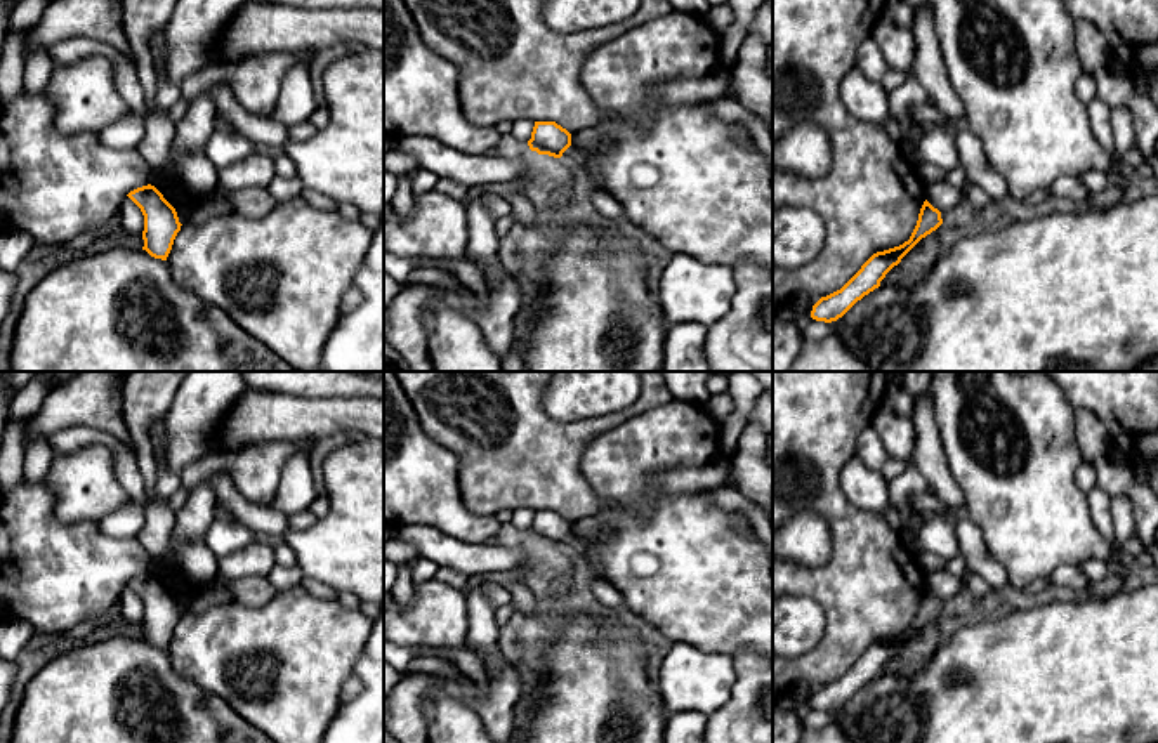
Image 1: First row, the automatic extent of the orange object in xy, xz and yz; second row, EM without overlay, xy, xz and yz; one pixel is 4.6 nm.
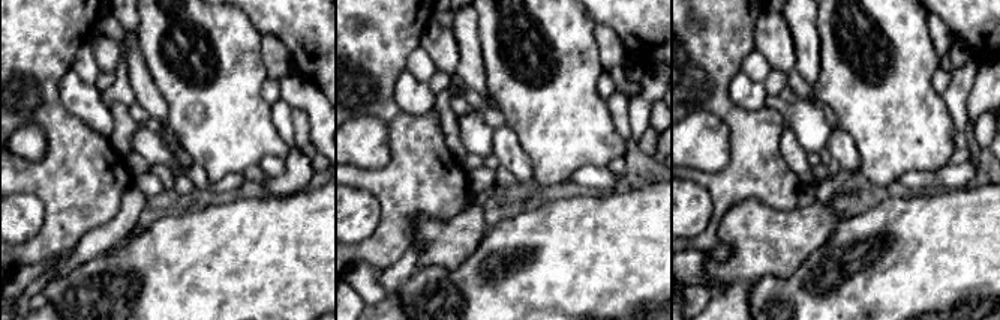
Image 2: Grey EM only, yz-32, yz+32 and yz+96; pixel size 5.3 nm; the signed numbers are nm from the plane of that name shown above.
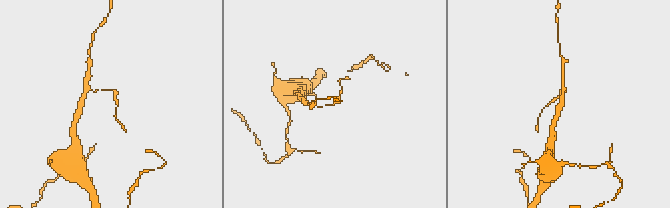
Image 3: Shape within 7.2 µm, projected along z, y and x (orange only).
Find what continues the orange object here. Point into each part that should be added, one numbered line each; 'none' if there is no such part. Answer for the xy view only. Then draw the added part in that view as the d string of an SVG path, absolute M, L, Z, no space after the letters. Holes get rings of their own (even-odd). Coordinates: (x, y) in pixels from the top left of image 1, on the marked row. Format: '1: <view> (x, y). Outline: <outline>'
none

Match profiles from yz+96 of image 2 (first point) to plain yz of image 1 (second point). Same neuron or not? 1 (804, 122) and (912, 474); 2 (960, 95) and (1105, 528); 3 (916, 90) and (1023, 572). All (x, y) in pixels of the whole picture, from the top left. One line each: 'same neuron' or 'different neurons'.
1: different neurons
2: same neuron
3: same neuron

